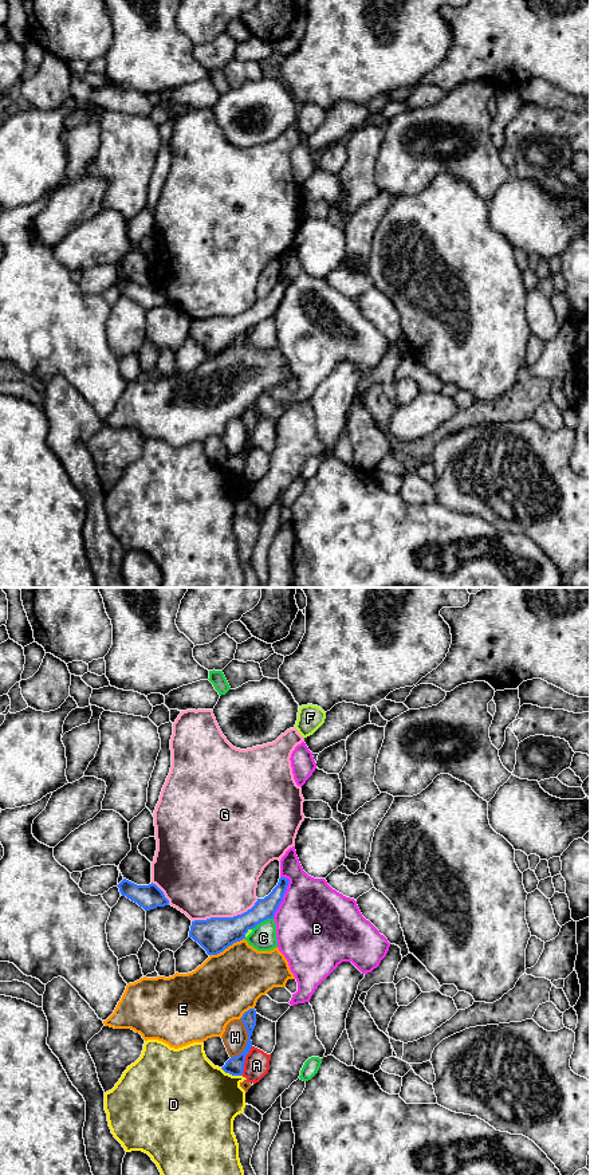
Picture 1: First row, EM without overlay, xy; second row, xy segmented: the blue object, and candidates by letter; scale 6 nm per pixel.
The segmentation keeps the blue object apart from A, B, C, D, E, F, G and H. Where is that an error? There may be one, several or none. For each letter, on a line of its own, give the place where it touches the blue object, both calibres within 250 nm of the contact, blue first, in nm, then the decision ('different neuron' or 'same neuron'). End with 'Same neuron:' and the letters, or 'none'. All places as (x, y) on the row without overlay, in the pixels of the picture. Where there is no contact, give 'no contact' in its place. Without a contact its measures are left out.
A: contact xy (244, 460); calibres 110 and 150 nm; different neuron
B: contact xy (282, 297); calibres 130 and 460 nm; different neuron
C: contact xy (262, 319); calibres 180 and 160 nm; different neuron
D: contact xy (231, 472); calibres 110 and 460 nm; different neuron
E: contact xy (227, 346); calibres 200 and 380 nm; different neuron
F: contact xy (247, 330); calibres 200 and 20 nm; different neuron
G: contact xy (225, 317); calibres 200 and 480 nm; different neuron
H: contact xy (248, 439); calibres 110 and 150 nm; different neuron
Same neuron: none

